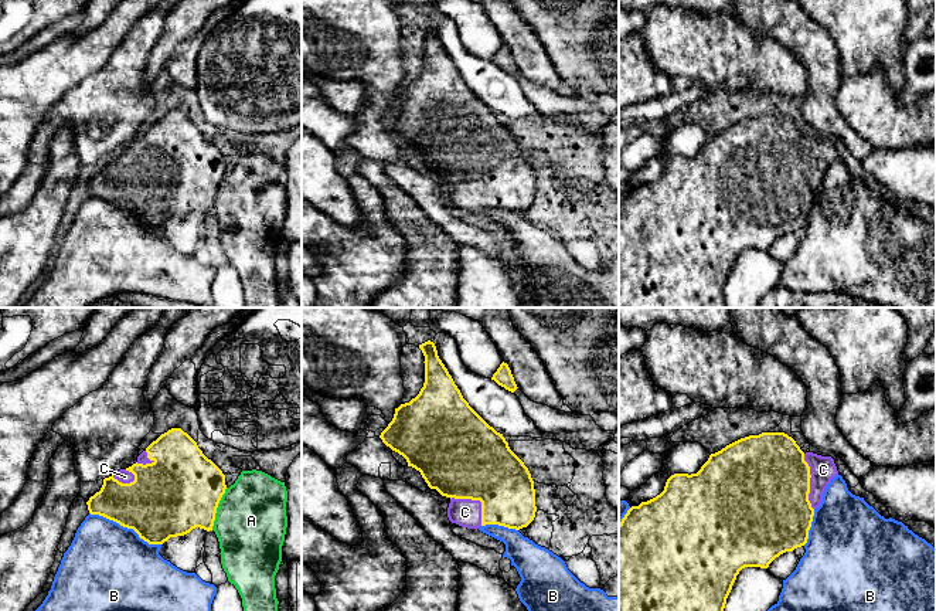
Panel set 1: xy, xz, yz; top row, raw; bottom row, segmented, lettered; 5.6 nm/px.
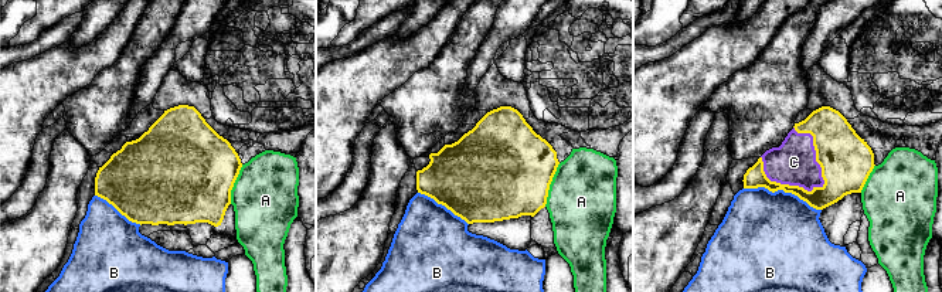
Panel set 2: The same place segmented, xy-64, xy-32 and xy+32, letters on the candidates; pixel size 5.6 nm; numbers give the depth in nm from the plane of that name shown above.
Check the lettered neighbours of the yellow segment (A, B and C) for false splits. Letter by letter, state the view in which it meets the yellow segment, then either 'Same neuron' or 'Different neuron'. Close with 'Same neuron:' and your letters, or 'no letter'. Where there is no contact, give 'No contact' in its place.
A: Touches yellow in xy. Different neuron
B: Touches yellow in xy. Different neuron
C: Touches yellow in yz. Same neuron
Same neuron: C

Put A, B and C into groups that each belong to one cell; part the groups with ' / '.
A / B / C

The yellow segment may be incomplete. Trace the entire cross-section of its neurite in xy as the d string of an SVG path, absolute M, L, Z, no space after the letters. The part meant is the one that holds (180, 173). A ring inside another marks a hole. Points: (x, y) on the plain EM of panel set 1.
M171 111L153 123L139 139L137 145L103 162L99 174L86 184L91 197L99 197L133 211L149 227L163 227L170 220L184 218L200 210L212 213L218 186L225 176L225 157L198 130L197 125L181 111Z

